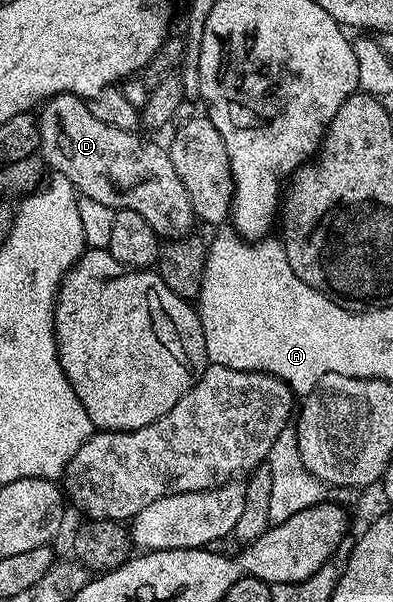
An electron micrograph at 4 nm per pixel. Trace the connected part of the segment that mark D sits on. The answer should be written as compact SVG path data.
M57 94L55 98L47 98L41 103L36 117L41 161L53 173L63 174L81 197L108 204L108 208L113 210L131 210L144 216L162 240L184 238L193 231L190 229L196 225L196 219L192 200L188 200L188 188L180 184L180 176L176 176L176 168L172 168L170 152L165 145L157 146L146 138L137 138L135 131L124 131L98 120L90 111L90 102L77 98L75 94Z

